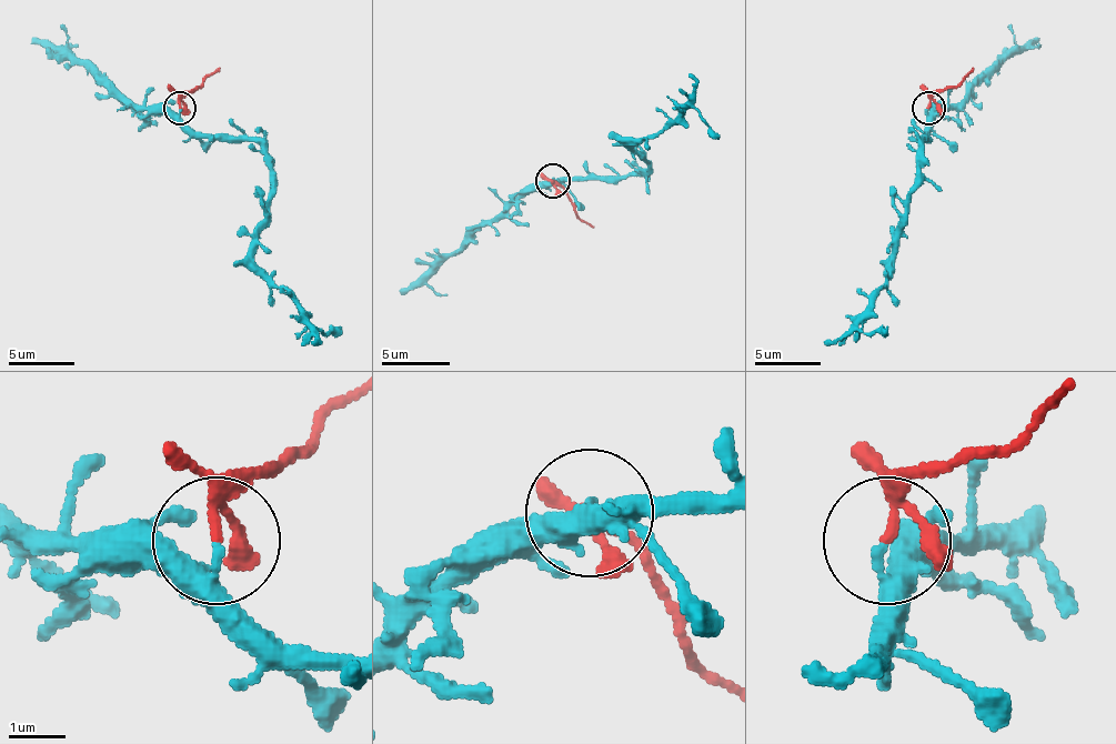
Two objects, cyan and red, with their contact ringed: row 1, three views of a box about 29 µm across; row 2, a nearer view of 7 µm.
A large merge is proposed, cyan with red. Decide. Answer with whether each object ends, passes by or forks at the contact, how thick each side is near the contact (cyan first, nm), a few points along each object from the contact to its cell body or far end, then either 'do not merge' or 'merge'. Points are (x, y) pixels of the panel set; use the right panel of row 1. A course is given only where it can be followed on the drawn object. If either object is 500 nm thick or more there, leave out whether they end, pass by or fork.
cyan ends | red forks | 190/110 nm | cyan via (930, 108), (910, 208), (893, 260), (883, 287), (856, 325), (866, 332), (886, 325) | red via (930, 108), (938, 89), (958, 86), (972, 69) | do not merge

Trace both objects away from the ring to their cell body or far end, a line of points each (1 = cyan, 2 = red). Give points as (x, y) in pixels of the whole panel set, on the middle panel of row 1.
1: (553, 181), (629, 178), (635, 174), (645, 168), (645, 161), (629, 144), (659, 134), (693, 107), (720, 138)
2: (553, 181), (566, 192), (574, 212), (594, 225)

